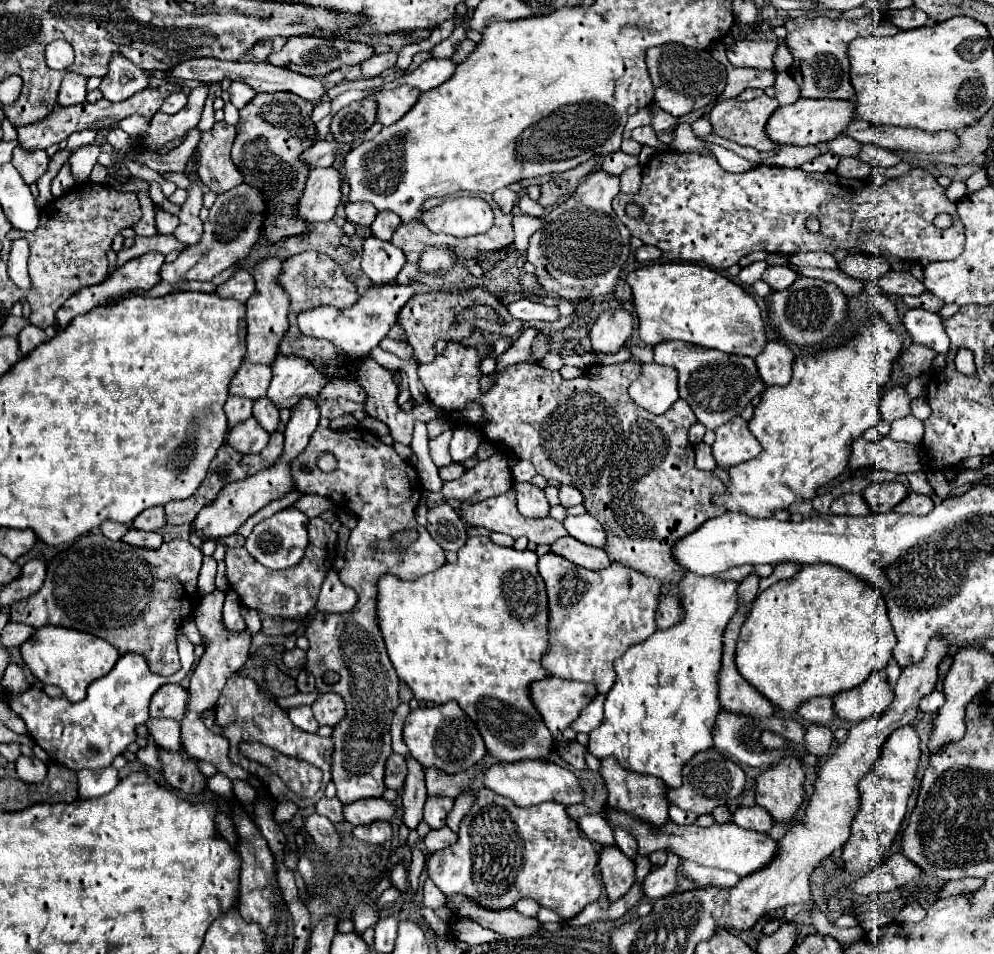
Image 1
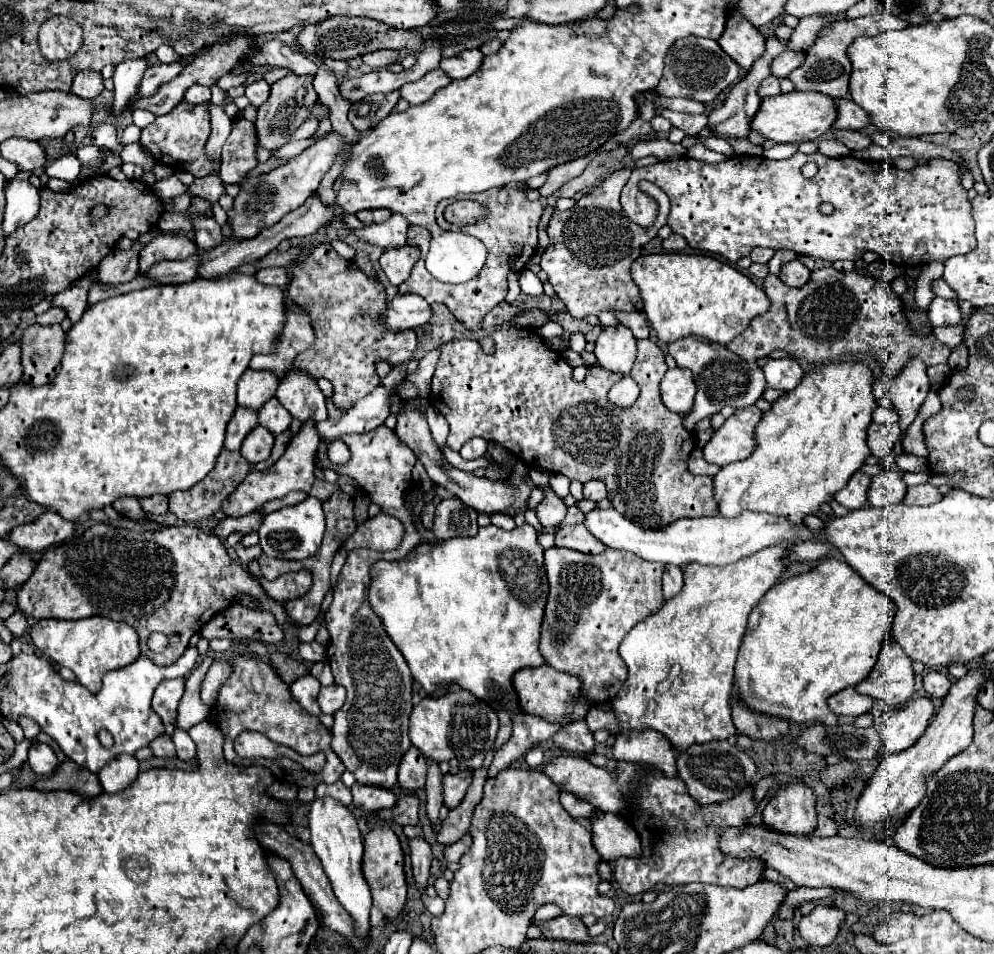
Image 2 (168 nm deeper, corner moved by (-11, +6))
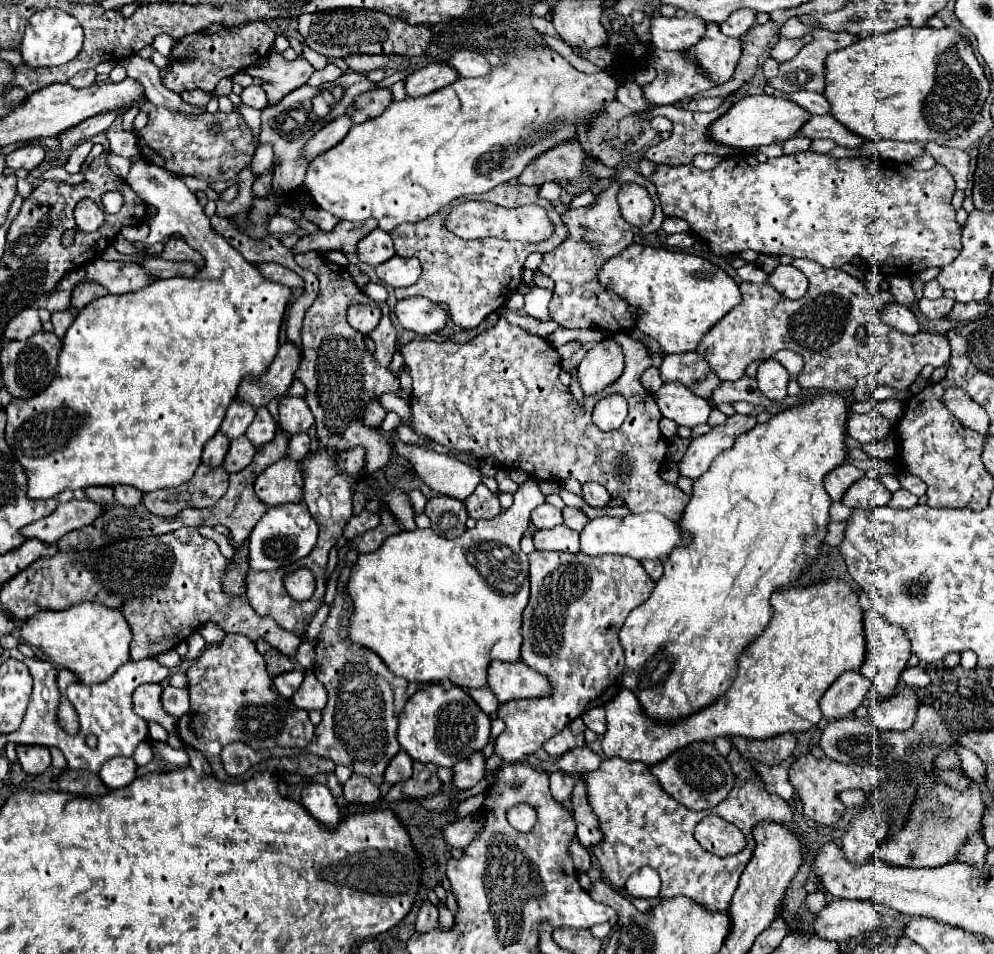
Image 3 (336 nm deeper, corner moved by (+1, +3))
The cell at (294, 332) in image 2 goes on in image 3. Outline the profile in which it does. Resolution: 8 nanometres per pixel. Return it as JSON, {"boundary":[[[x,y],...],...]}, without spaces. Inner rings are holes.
{"boundary":[[[286,341],[280,345],[274,361],[268,367],[268,373],[262,377],[244,377],[238,387],[238,399],[248,401],[252,407],[264,407],[272,399],[284,395],[294,381],[294,373],[300,363],[300,351],[294,343]]]}

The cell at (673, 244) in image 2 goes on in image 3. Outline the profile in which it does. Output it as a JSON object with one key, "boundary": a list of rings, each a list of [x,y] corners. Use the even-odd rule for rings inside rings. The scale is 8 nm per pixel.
{"boundary":[[[676,233],[676,235],[668,235],[666,245],[672,249],[690,249],[694,245],[694,235],[692,233]]]}

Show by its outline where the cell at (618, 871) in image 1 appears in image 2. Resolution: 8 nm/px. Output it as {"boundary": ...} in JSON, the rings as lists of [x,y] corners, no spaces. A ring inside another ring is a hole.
{"boundary":[[[596,812],[592,818],[592,842],[604,860],[614,862],[620,856],[640,856],[642,846],[636,830],[620,816]]]}

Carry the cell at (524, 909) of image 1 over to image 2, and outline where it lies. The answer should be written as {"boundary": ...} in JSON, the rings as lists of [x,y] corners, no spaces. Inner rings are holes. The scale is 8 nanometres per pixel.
{"boundary":[[[546,904],[546,906],[540,906],[540,908],[538,908],[536,920],[538,920],[538,922],[546,922],[546,920],[552,920],[552,918],[556,918],[556,916],[560,916],[560,914],[562,914],[562,910],[560,910],[558,906]]]}

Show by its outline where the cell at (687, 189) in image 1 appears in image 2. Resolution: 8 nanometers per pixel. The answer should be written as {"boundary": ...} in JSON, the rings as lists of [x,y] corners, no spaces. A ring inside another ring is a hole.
{"boundary":[[[796,152],[792,158],[786,158],[786,160],[768,160],[764,156],[732,156],[720,164],[704,164],[704,162],[698,162],[698,160],[692,160],[692,158],[680,158],[680,160],[664,160],[664,162],[658,162],[654,166],[646,166],[646,168],[634,168],[630,180],[626,182],[624,190],[622,190],[622,208],[624,212],[640,226],[650,226],[648,220],[646,220],[646,194],[638,188],[638,182],[640,180],[650,180],[654,184],[658,184],[670,198],[670,216],[668,216],[668,224],[672,226],[672,230],[680,236],[684,236],[688,240],[688,246],[690,248],[696,248],[696,250],[702,250],[702,252],[712,252],[712,254],[718,254],[730,262],[736,262],[738,258],[742,256],[748,256],[756,246],[764,246],[764,248],[772,248],[772,250],[792,250],[796,254],[806,254],[806,256],[814,256],[814,258],[822,258],[822,260],[828,260],[828,262],[836,262],[836,260],[860,260],[864,252],[872,250],[879,255],[882,260],[886,262],[892,262],[908,266],[924,266],[932,260],[938,260],[938,262],[944,262],[952,256],[958,256],[958,254],[966,254],[970,250],[974,250],[976,246],[976,238],[974,238],[974,220],[972,220],[972,206],[970,206],[970,200],[968,200],[968,192],[962,188],[960,184],[960,168],[956,162],[950,162],[950,160],[944,160],[944,158],[932,158],[928,164],[918,164],[916,168],[912,170],[900,170],[896,168],[892,162],[868,162],[868,160],[858,160],[854,156],[844,156],[844,158],[826,158],[824,154],[820,152],[814,152],[814,154],[800,154]],[[806,162],[814,162],[818,166],[818,172],[814,178],[804,178],[802,176],[802,166]],[[822,202],[830,202],[834,206],[834,212],[832,214],[822,214],[818,210],[818,206]]]}

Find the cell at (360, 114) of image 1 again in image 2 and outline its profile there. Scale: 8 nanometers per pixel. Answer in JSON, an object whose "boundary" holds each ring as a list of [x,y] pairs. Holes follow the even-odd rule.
{"boundary":[[[398,90],[388,92],[388,94],[370,94],[370,96],[350,104],[348,120],[360,134],[364,134],[364,132],[372,130],[378,122],[382,122],[394,110],[398,100],[400,100]]]}

